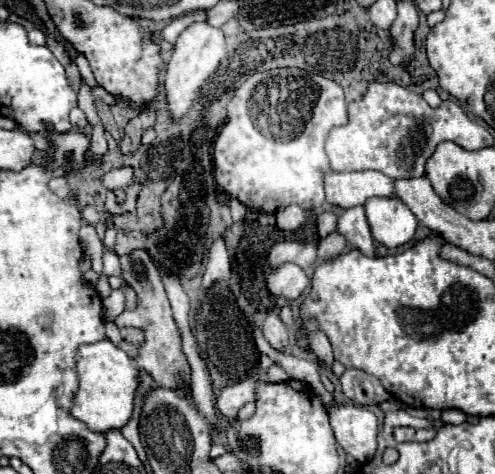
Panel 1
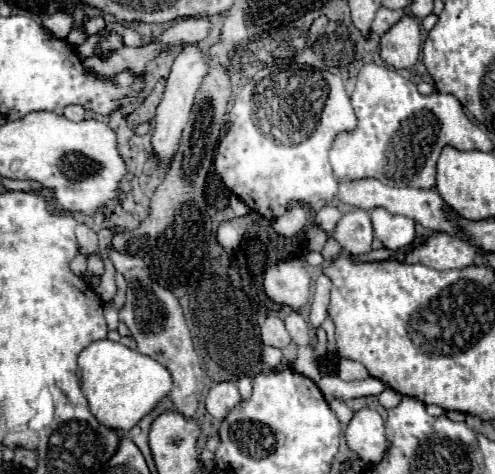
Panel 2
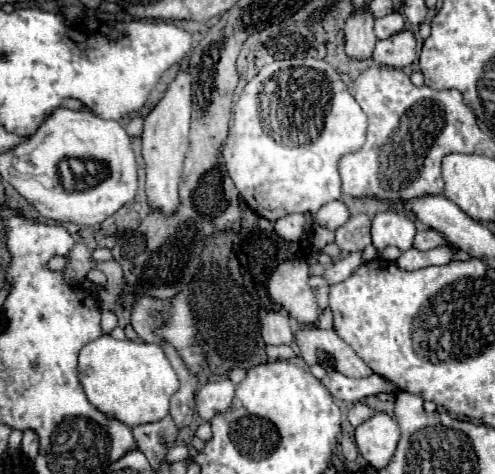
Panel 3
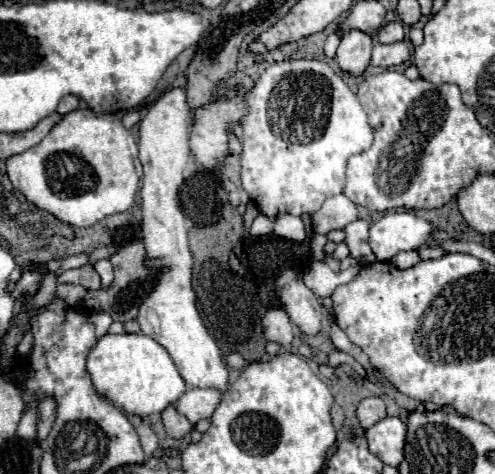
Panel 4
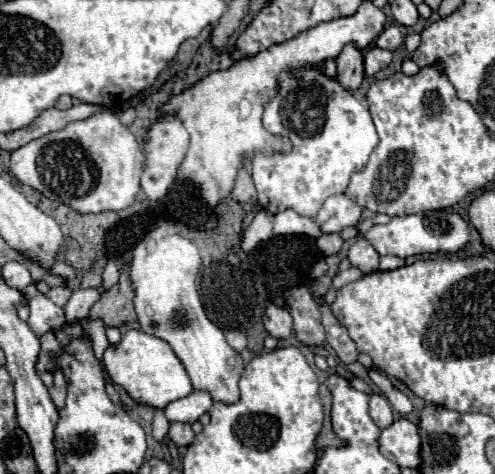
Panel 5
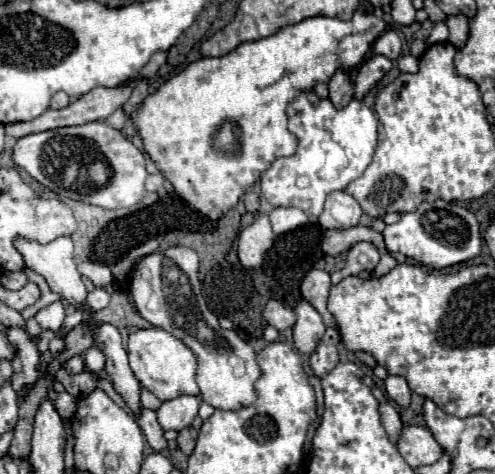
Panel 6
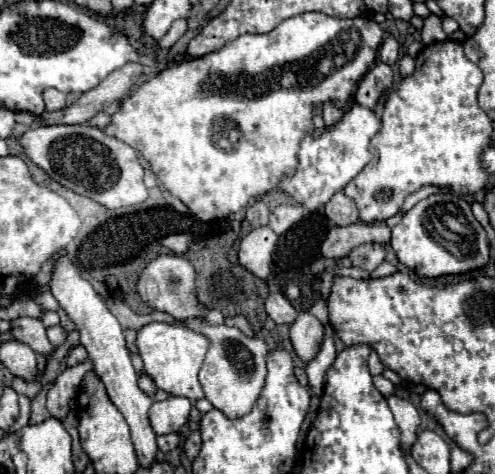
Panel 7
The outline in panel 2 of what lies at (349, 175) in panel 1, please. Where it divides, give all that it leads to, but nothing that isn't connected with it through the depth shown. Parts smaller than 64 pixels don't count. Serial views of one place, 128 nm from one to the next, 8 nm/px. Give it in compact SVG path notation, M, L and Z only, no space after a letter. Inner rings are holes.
M364 178L364 180L340 180L338 182L338 198L344 204L350 204L354 208L362 208L362 210L372 210L376 206L386 208L392 214L402 214L408 216L416 222L420 222L424 228L430 230L438 230L438 232L448 232L448 234L456 234L460 238L466 240L466 236L458 230L456 220L448 220L444 214L446 202L440 198L440 194L430 188L430 190L416 190L416 188L396 188L396 186L388 186L376 178Z

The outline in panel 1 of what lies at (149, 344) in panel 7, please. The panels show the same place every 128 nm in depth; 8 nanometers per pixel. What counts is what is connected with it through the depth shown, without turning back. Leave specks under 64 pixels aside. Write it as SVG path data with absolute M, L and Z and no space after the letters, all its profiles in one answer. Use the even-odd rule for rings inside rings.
M100 340L96 344L80 346L78 348L78 392L74 396L72 416L80 422L84 422L92 432L106 432L112 428L122 428L134 406L134 392L138 386L138 374L140 370L134 366L134 362L110 340Z

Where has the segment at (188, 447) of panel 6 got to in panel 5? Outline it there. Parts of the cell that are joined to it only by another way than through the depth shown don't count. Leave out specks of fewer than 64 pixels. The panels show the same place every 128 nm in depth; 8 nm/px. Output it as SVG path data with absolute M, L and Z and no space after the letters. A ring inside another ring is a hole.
M180 422L170 424L168 436L176 446L188 446L194 440L194 432L192 432L190 424L180 424Z

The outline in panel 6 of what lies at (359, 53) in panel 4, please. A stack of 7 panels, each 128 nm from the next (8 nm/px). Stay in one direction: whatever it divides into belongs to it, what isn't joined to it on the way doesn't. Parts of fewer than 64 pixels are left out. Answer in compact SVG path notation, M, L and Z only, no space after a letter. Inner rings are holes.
M344 68L336 70L336 74L332 76L328 88L330 88L330 100L334 102L336 108L344 108L356 94L354 84L350 80L350 74Z

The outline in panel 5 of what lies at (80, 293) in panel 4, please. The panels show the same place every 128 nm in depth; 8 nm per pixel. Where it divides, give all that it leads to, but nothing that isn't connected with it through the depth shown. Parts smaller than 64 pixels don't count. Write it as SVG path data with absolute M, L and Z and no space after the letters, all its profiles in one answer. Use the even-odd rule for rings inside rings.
M58 286L58 288L50 288L48 290L48 298L54 302L54 304L58 304L58 306L66 306L66 302L68 302L68 298L70 298L70 294L72 294L72 290L68 288L68 286Z

